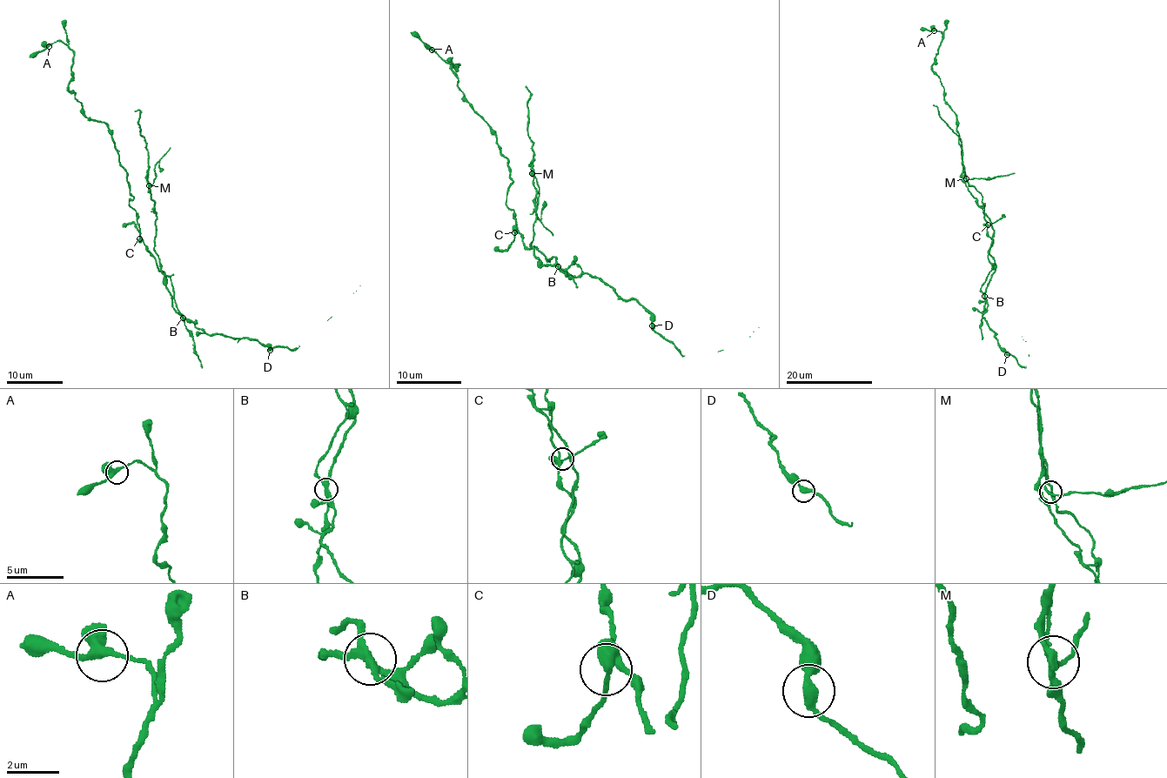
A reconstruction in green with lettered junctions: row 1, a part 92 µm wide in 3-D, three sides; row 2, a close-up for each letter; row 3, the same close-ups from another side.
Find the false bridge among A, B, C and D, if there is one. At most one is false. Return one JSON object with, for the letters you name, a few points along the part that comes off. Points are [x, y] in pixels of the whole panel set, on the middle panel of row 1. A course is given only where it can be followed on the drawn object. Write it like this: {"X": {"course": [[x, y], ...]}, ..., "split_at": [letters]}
{"B": {"course": [[559, 266], [554, 257], [546, 261], [529, 245], [535, 187], [526, 85]]}, "split_at": ["B"]}

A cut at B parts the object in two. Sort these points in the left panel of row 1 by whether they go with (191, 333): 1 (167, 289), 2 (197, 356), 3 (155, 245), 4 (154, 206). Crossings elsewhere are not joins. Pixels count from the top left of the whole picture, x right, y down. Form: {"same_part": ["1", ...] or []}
{"same_part": ["2", "3", "4"]}

